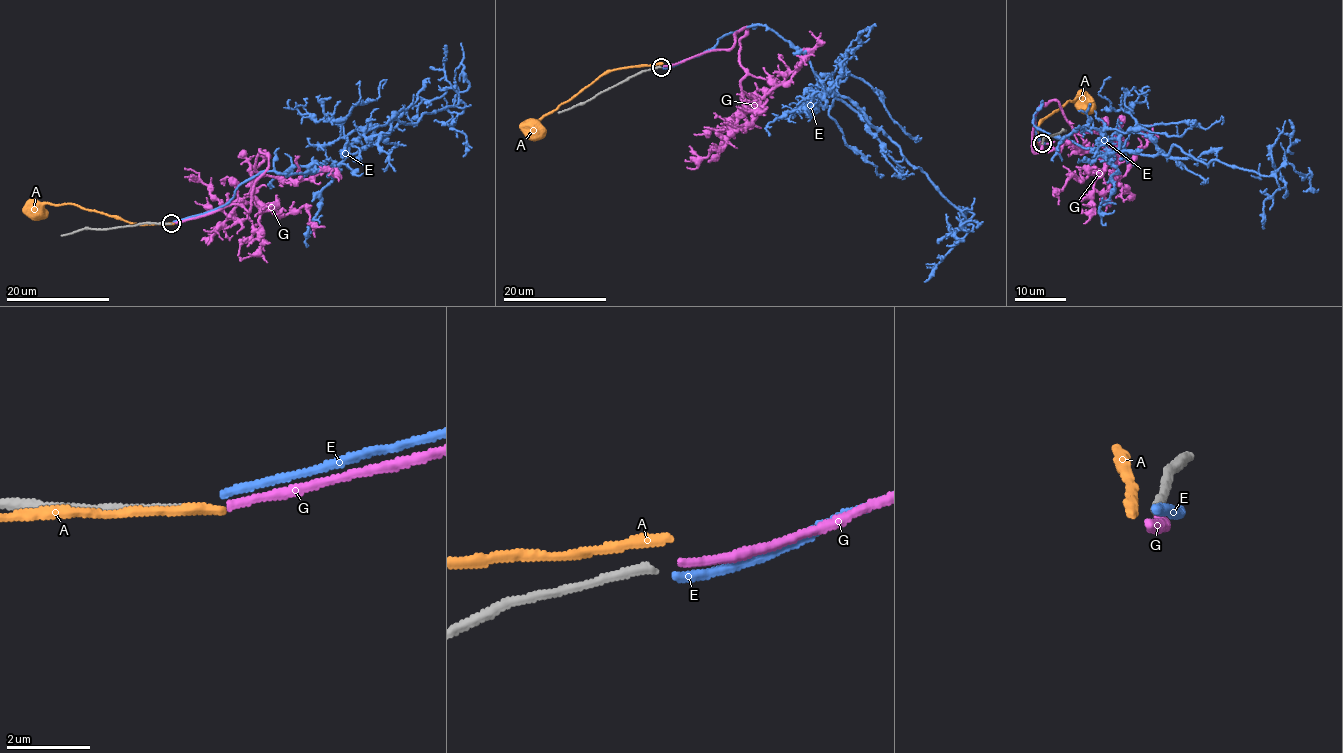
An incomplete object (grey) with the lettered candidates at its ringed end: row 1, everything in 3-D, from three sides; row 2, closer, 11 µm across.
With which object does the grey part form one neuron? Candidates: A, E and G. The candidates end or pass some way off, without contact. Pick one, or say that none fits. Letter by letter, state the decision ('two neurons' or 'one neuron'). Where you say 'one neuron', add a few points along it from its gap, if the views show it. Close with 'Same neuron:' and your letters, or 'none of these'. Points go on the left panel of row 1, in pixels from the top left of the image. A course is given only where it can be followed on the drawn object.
A: two neurons
E: two neurons
G: one neuron; course (174, 222), (249, 210), (268, 158), (259, 149), (258, 175), (229, 215), (185, 168)
Same neuron: G

